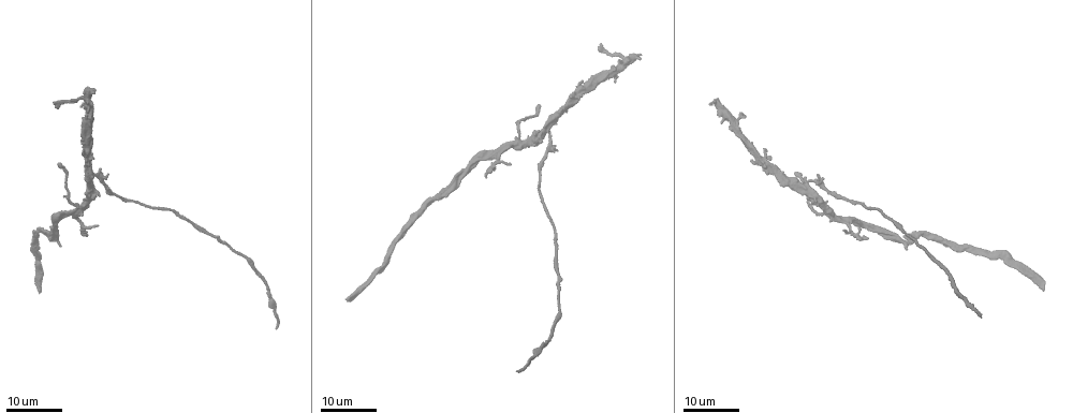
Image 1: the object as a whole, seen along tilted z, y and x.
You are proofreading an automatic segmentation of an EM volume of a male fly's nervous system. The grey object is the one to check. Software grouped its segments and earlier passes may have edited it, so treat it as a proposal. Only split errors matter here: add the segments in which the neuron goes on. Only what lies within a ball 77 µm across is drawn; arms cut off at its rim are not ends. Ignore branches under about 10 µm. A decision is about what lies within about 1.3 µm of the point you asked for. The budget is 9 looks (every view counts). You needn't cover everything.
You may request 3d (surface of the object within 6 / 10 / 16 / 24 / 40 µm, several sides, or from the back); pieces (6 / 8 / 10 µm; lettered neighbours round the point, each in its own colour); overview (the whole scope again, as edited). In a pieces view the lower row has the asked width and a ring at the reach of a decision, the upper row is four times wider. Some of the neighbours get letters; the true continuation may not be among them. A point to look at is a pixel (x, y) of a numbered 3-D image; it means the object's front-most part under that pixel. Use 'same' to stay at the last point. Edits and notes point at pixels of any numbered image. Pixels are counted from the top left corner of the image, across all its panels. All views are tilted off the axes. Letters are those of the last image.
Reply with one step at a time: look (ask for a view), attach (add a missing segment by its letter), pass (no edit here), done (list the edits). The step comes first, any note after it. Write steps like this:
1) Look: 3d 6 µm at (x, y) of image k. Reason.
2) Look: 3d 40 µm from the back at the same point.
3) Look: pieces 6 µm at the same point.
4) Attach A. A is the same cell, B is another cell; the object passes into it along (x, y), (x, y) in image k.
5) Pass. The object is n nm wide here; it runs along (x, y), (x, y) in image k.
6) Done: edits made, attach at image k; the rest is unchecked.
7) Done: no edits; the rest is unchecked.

Look: 3d 16 µm at (581, 81) of image 1. Branch stops here.

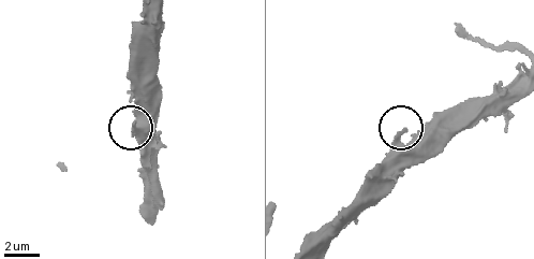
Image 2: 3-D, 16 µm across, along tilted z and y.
Look: pieces 6 µm at (404, 131) of image 2.

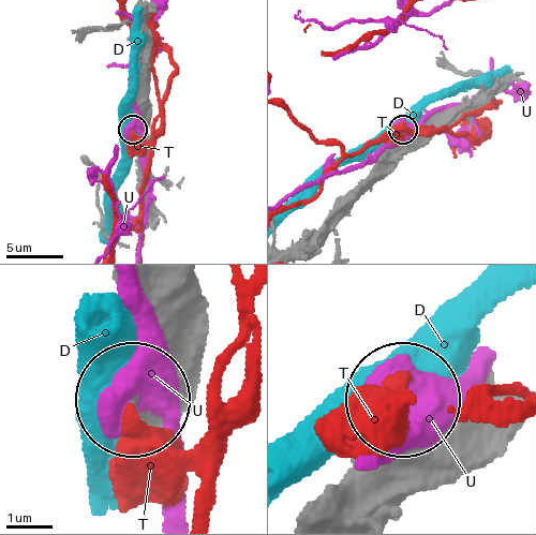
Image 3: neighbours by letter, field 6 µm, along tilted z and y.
Pass. The object is 200 nm wide here; D, T and U are other cells; none of them fits.

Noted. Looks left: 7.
Look: 3d 24 µm at (844, 229) of image 1.

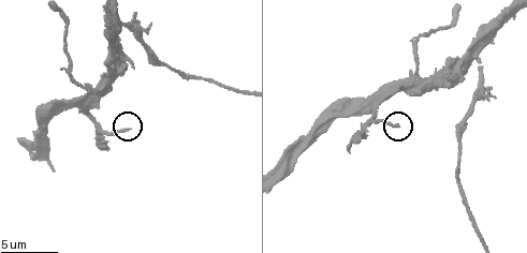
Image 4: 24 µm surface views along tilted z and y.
Look: pieces 10 µm at (399, 125) of image 4. What lies round it.

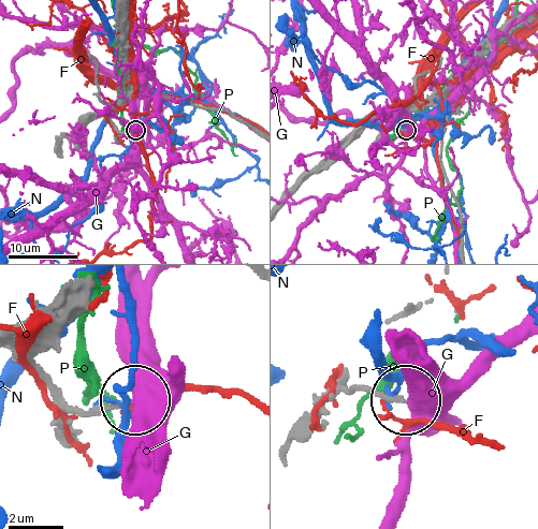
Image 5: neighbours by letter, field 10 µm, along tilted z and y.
Pass. F, G, N and P are other cells; it runs along (344, 379), (353, 391), (402, 397) in image 5; no lettered segment goes on from it.

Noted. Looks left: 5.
Look: pieces 10 µm at (349, 153) of image 4. Thin end.

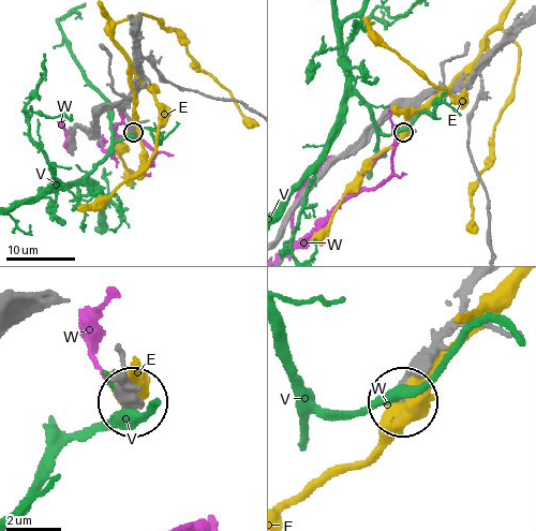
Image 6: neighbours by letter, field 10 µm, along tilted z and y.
Pass. The object is 190 nm wide here; E, V and W are other cells; none of them fits.

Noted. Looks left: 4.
Look: pieces 10 µm at (105, 19) of image 4. An open end.

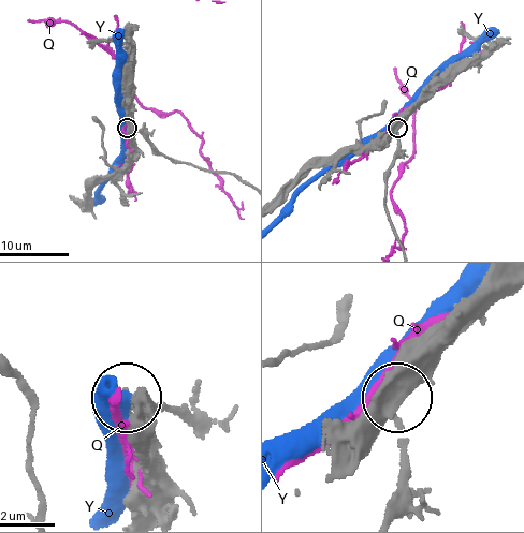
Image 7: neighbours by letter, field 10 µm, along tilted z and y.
Pass. Q and Y are other cells; none of them fits.

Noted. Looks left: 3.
Done: no edits; the rest is unchecked.

